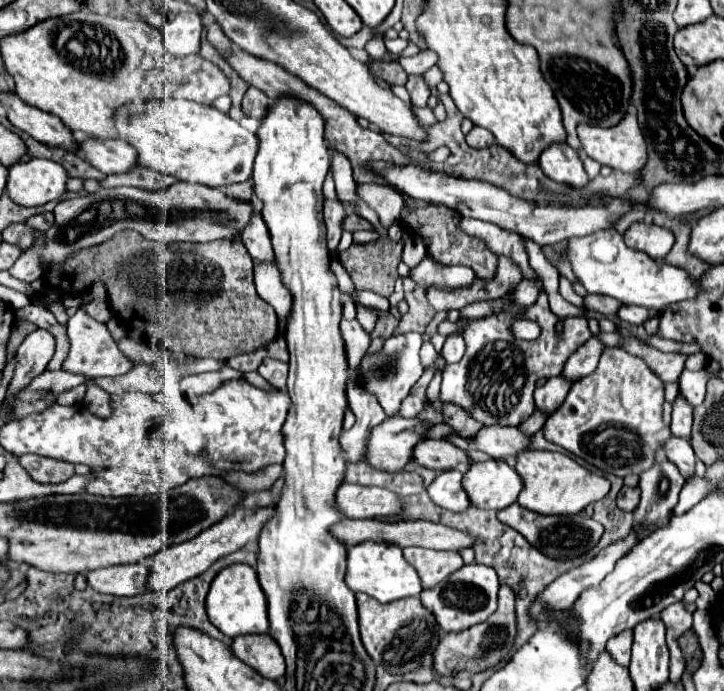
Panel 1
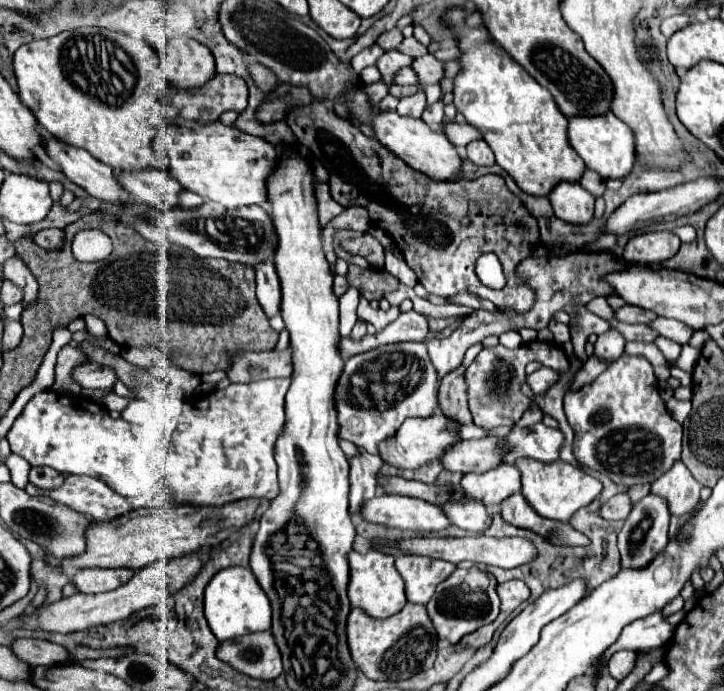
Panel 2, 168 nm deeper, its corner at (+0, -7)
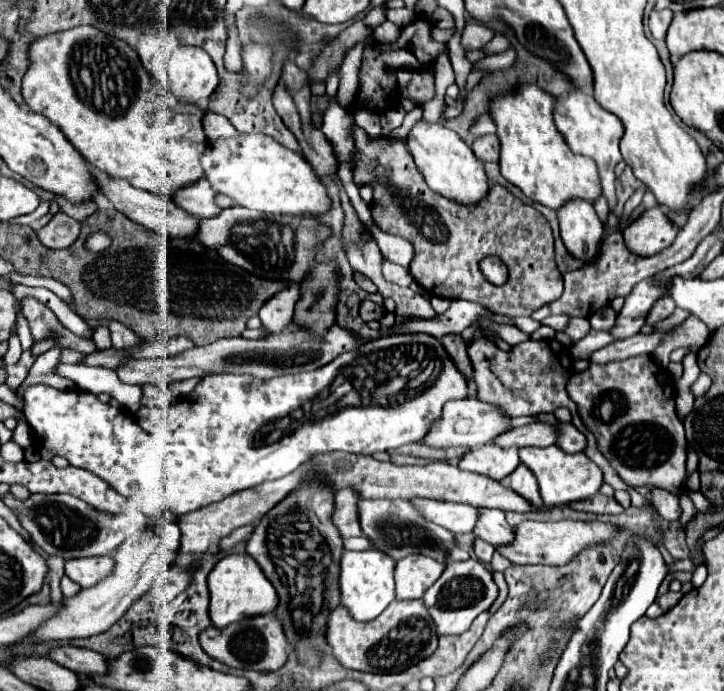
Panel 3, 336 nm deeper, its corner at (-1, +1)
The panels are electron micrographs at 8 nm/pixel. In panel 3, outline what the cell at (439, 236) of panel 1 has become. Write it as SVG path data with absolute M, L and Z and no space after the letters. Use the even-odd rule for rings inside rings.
M360 126L352 128L352 138L356 142L354 184L372 188L374 202L370 208L376 224L414 246L410 274L426 292L448 300L470 300L506 316L530 316L562 294L562 274L554 262L550 224L532 206L526 206L500 184L490 184L488 194L476 204L460 204L428 188L402 140L370 138ZM490 254L502 258L510 270L504 286L490 284L478 268L478 262Z

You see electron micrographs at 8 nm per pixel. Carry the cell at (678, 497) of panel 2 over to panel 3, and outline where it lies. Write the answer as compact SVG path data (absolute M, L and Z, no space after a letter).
M660 486L650 488L650 502L654 504L654 508L658 510L658 514L664 520L678 520L682 514L680 504L678 504L678 496L670 490L660 488Z

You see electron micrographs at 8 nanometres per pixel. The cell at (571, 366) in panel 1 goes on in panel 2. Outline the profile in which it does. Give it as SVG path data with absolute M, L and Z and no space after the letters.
M609 328L607 332L603 332L599 338L597 338L597 344L595 344L595 356L603 358L603 360L617 360L623 350L625 350L625 336L621 332L617 332L615 328Z

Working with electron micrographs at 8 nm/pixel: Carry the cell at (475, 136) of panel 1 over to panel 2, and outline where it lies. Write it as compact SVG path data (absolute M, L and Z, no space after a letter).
M475 140L475 142L467 144L467 158L477 166L493 166L495 164L495 156L493 156L491 148L485 144L485 140Z

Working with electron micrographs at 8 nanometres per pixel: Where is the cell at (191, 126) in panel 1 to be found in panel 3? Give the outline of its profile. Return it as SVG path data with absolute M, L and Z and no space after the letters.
M262 132L218 138L200 156L210 186L230 196L238 206L266 214L318 214L328 210L326 188L318 182L312 166L294 150L278 144Z

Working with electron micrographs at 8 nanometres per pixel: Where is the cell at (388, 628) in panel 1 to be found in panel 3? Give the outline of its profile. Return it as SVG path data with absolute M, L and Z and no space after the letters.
M394 600L378 618L374 618L374 622L358 622L344 606L334 608L328 624L328 644L332 646L332 654L346 668L378 674L396 674L432 656L438 640L436 624L426 612L422 600Z

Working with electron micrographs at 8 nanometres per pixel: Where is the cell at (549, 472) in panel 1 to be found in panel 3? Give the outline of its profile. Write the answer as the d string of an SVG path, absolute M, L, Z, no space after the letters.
M556 446L522 448L520 460L536 476L538 486L540 486L540 496L542 496L546 510L552 510L556 506L566 506L576 500L590 498L602 486L602 470L592 460L588 460L584 454L566 454Z

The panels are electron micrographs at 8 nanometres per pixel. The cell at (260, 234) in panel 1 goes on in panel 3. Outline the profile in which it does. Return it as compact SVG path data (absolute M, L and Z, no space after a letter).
M290 282L280 292L276 292L270 300L266 300L264 306L260 308L260 320L264 328L268 328L274 334L282 332L282 328L292 320L298 298L300 298L300 290Z

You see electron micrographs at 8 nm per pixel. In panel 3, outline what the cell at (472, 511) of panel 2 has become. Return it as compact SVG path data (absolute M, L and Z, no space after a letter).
M478 508L478 520L476 520L476 538L482 538L484 542L492 546L508 544L508 540L514 536L510 524L504 518L502 510L492 508Z

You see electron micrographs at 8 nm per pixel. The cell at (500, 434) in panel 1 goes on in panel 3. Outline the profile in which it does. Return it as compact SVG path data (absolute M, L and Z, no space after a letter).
M556 424L554 426L558 430L556 434L556 446L568 454L574 454L574 452L582 452L582 448L586 446L586 438L582 432L578 432L572 424Z

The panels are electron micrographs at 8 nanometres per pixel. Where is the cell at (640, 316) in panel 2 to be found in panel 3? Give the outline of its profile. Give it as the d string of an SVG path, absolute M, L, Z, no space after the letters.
M662 298L658 302L654 302L652 310L646 316L646 324L656 324L662 318L668 318L674 312L674 302L670 298Z

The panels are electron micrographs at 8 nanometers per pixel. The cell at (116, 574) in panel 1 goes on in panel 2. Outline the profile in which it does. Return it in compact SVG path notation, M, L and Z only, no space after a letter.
M81 568L73 576L73 584L77 592L83 594L99 594L115 590L117 586L125 584L133 576L133 570L129 568Z

